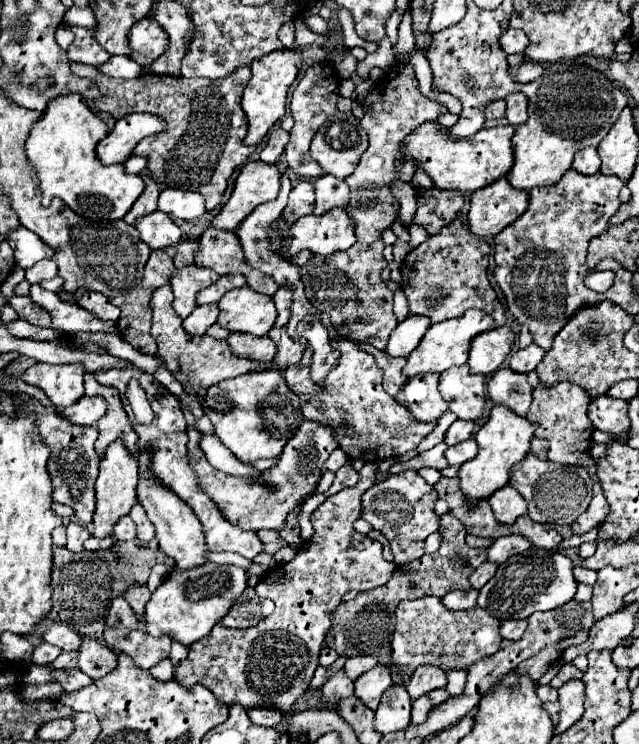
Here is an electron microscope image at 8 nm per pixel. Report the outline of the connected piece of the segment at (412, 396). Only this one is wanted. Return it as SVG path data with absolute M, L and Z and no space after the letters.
M439 374L413 376L403 384L395 400L407 406L417 420L425 420L425 422L439 420L447 410L447 404L439 394L437 384L439 384Z

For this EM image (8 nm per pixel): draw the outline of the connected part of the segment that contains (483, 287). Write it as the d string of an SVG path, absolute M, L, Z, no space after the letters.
M461 216L457 220L457 226L450 224L439 234L429 236L423 244L413 248L403 260L403 292L409 300L411 314L429 316L435 324L449 318L457 318L469 308L479 308L493 316L493 320L499 326L503 326L507 318L487 278L491 248L485 240L473 236L473 232L463 228L465 222Z

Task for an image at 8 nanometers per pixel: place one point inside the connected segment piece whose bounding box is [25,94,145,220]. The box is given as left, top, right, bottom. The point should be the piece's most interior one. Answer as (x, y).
(61, 147)

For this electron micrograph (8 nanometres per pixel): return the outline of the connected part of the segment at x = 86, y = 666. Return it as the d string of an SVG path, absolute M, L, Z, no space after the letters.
M83 638L77 658L81 672L85 672L91 680L99 680L117 668L117 654L91 638Z

